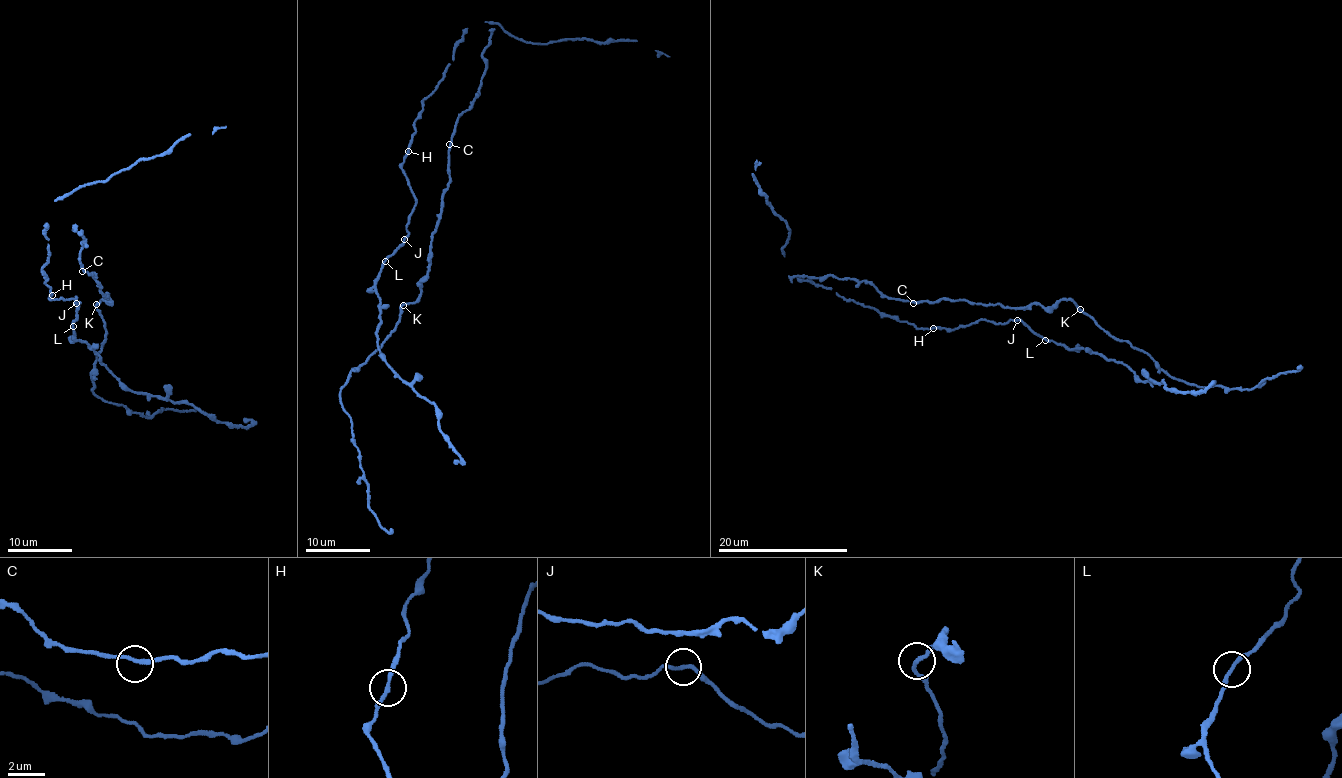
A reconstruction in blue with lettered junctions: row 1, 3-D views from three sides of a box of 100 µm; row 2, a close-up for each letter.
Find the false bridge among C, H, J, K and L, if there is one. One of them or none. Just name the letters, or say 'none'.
none

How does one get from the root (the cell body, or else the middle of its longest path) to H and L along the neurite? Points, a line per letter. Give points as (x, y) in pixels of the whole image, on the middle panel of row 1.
H: (403, 243), (415, 201), (401, 167), (408, 151)
L: (403, 243), (385, 261)

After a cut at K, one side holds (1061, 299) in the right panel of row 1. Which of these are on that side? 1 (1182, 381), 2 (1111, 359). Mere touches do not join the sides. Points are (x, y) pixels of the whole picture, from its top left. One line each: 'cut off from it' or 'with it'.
1: cut off from it
2: with it

